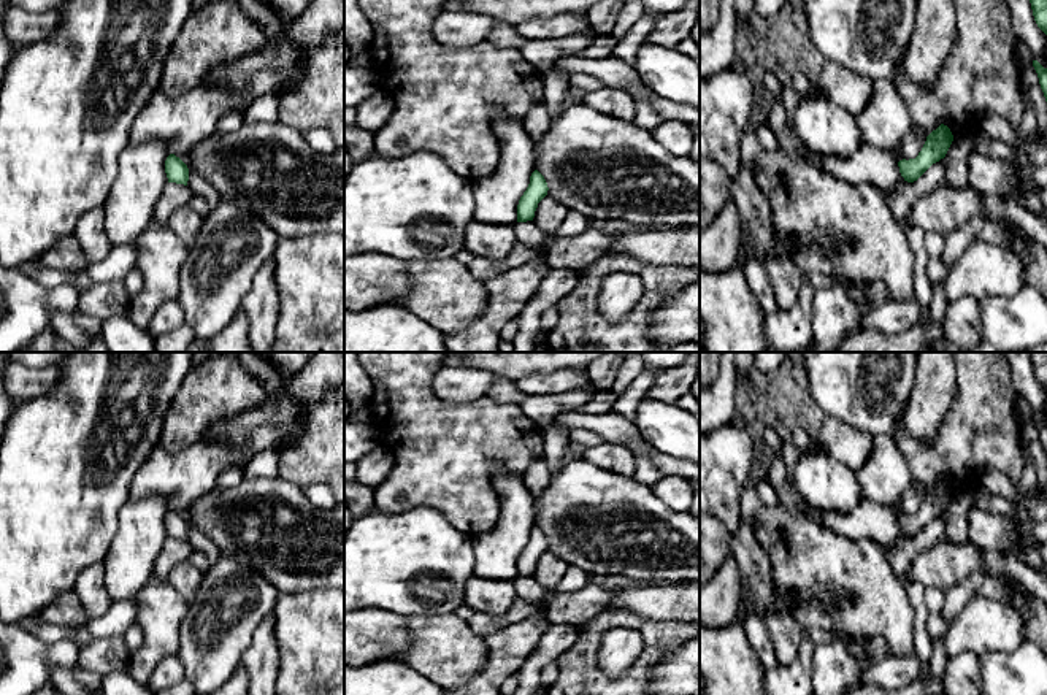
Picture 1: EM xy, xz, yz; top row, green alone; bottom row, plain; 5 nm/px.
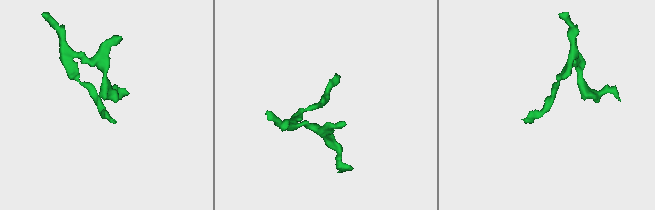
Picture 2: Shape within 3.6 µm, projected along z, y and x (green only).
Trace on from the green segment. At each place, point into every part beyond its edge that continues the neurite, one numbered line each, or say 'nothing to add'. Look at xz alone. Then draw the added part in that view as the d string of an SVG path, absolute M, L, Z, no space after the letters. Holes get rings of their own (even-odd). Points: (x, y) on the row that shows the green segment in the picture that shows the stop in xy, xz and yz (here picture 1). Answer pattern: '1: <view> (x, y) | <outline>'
nothing to add

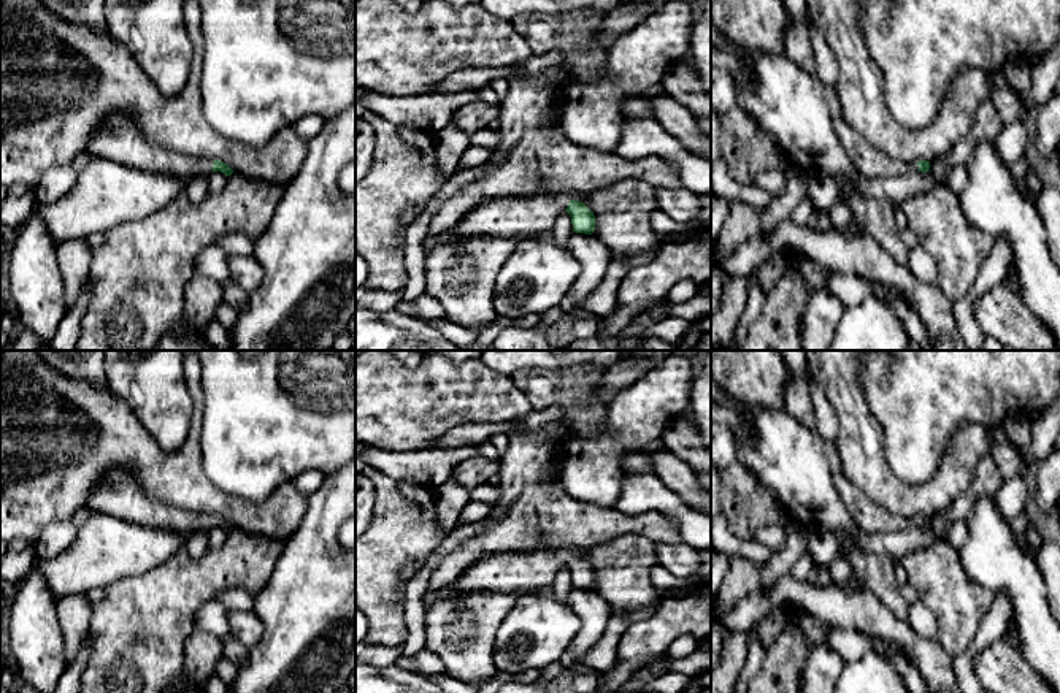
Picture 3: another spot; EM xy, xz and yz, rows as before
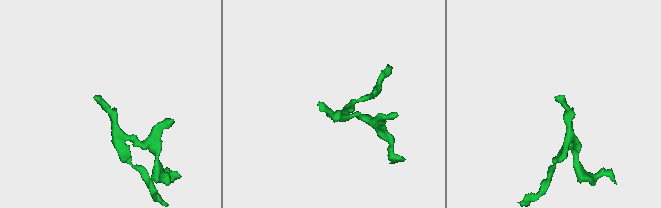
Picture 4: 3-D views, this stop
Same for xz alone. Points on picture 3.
1: xz (513, 216) | M536 195L490 198L473 206L451 230L427 235L428 255L440 243L470 236L530 238L551 232L555 219L566 209L568 195Z

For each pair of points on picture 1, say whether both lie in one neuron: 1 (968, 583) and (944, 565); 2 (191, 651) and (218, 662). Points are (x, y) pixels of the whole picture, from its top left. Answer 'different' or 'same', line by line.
1: different
2: same

